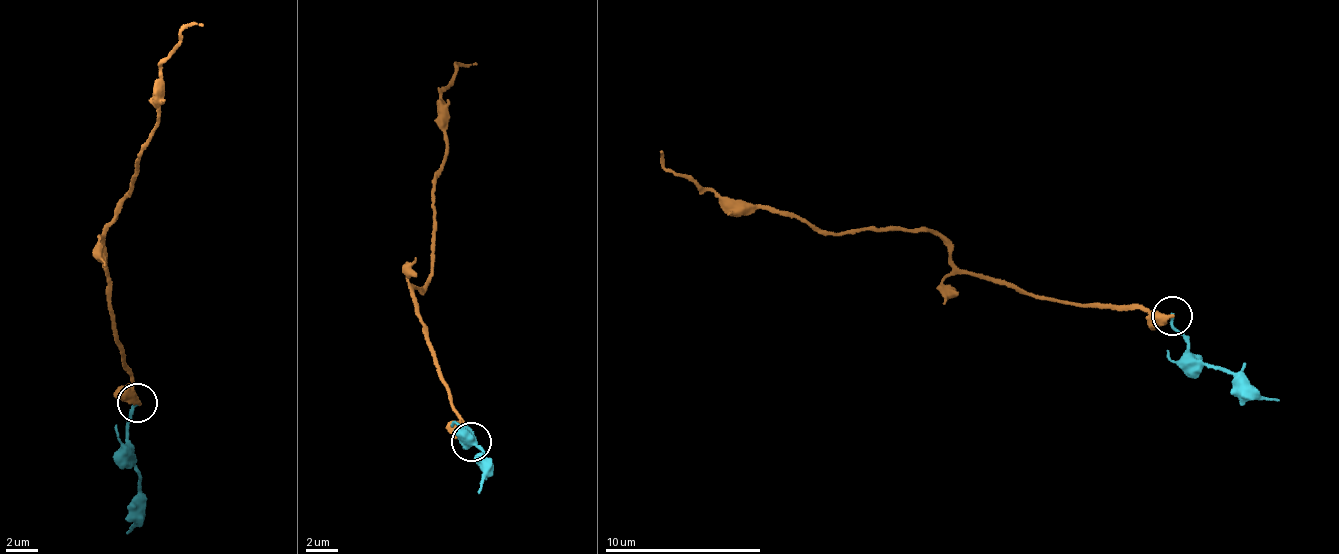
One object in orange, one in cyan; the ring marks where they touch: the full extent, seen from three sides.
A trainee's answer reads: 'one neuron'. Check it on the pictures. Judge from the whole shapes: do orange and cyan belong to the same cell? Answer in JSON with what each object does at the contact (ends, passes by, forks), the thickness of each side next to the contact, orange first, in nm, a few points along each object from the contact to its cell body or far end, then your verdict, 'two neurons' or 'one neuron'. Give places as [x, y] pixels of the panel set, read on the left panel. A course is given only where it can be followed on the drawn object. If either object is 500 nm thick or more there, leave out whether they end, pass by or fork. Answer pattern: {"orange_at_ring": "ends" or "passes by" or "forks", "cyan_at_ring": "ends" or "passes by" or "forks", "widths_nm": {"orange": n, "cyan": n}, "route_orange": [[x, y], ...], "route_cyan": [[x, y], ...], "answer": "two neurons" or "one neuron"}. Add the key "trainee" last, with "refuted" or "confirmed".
{"orange_at_ring": "ends", "cyan_at_ring": "ends", "widths_nm": {"orange": 360, "cyan": 200}, "route_orange": [[138, 402], [111, 304], [107, 228], [128, 197], [138, 150], [152, 129], [161, 61], [188, 26], [204, 27]], "route_cyan": [[138, 402], [129, 441], [138, 473], [130, 523], [125, 532]], "answer": "two neurons", "trainee": "refuted"}

